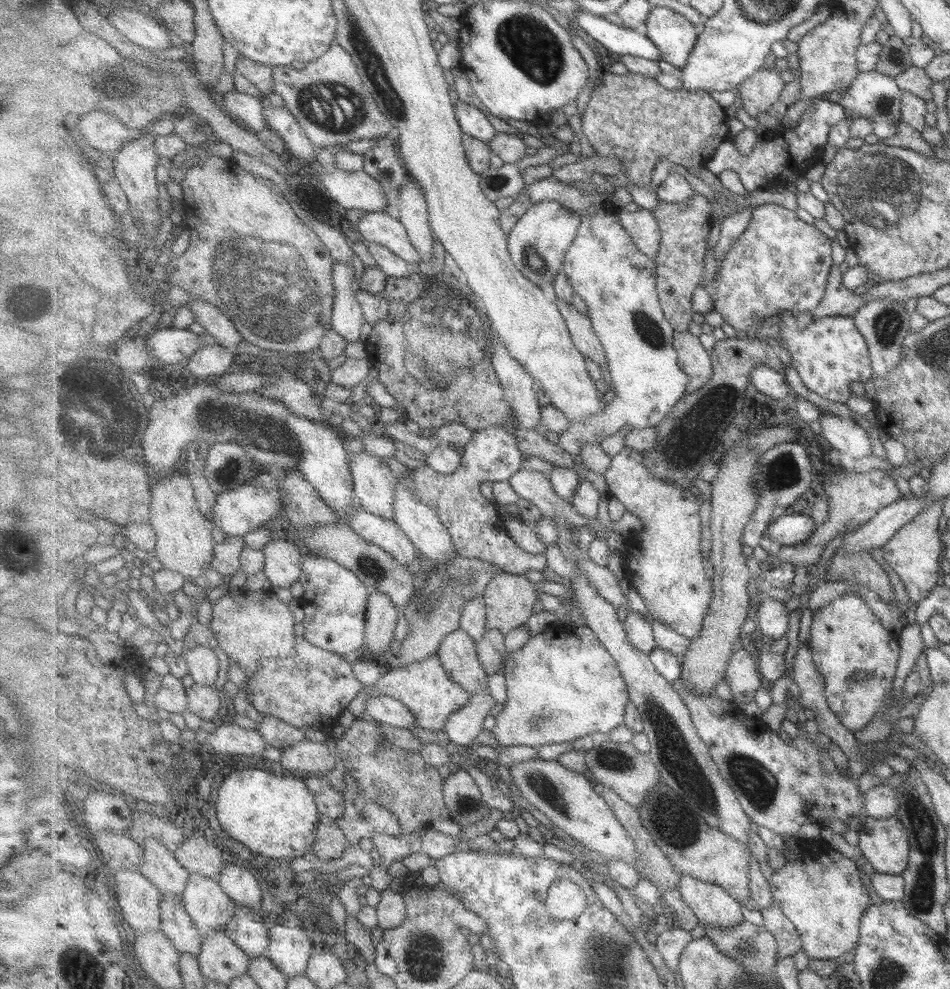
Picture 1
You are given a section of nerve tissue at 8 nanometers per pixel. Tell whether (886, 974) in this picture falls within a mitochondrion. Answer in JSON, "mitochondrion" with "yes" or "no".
{"mitochondrion":"yes"}

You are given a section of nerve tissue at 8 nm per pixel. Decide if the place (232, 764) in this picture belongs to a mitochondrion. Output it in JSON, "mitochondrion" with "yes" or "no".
{"mitochondrion":"no"}

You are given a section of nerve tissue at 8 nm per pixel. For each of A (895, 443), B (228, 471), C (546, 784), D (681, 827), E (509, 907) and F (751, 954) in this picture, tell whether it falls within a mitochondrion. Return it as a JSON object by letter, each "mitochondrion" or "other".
{"A":"other","B":"mitochondrion","C":"mitochondrion","D":"mitochondrion","E":"other","F":"mitochondrion"}

